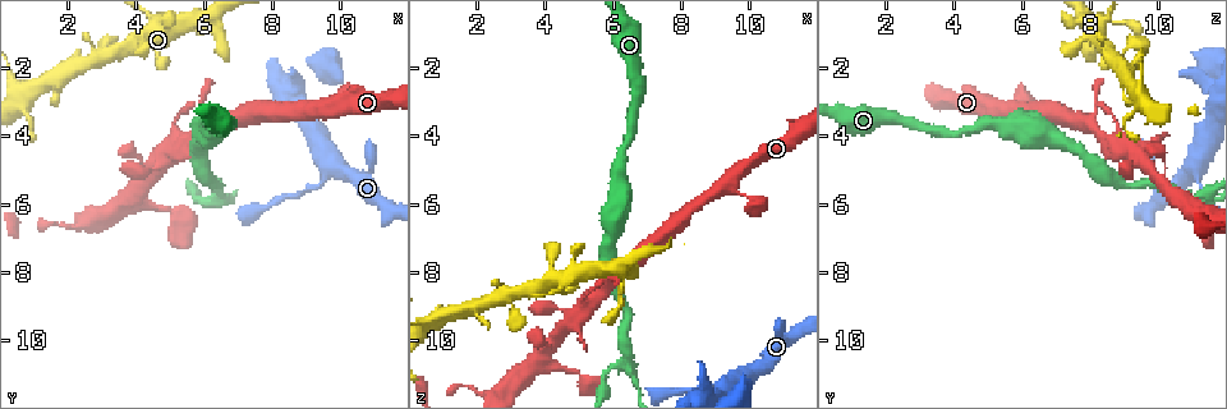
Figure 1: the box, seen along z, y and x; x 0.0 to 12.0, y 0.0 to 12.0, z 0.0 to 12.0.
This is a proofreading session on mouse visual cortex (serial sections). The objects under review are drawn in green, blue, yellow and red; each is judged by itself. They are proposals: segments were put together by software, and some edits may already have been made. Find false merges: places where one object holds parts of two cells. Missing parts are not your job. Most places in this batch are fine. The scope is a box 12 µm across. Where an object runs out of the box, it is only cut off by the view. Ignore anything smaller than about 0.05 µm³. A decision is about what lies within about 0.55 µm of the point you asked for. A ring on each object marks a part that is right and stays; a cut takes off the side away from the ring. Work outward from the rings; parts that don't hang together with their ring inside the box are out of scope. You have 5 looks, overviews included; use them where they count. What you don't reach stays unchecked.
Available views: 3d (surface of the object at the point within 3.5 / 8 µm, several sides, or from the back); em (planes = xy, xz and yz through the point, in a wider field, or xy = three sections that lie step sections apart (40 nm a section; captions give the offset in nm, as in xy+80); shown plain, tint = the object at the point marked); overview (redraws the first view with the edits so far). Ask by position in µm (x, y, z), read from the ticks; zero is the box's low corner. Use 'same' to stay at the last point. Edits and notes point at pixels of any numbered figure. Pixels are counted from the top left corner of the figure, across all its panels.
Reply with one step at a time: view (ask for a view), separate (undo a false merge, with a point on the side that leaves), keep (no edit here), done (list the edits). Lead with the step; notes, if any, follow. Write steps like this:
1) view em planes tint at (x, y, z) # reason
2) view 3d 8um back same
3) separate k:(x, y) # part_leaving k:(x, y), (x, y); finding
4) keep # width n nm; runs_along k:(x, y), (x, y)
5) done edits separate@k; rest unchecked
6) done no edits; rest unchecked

view 3d 8um back at (8.7, 2.5, 11.3) # abrupt turn

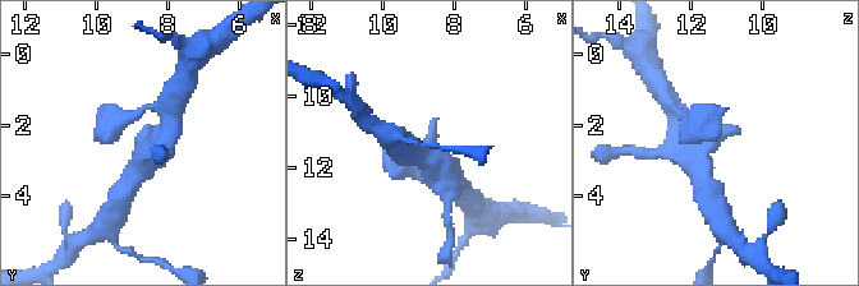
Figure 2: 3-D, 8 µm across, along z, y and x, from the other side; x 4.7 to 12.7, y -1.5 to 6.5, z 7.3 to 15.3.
view em xy step 3 tint at (8.8, 2.5, 11.4) # shape alone is not enough

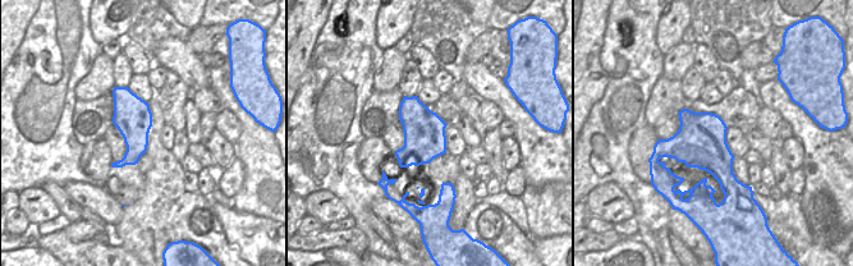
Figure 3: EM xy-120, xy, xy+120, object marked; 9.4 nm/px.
keep # width 400 nm; runs_along 2:(693, 162), (726, 129), (740, 133); continuous, no second cell

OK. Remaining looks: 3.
view 3d 8um at (6.3, 5.9, 10.7) # arms part here

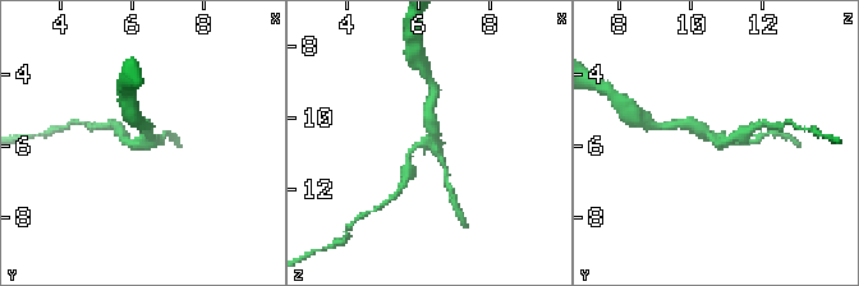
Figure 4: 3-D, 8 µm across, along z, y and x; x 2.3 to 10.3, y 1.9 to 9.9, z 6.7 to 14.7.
view 3d 3.5um back at (6.4, 5.8, 10.8) # closer look

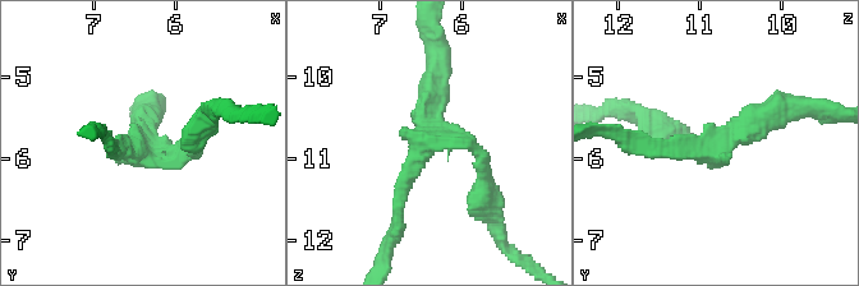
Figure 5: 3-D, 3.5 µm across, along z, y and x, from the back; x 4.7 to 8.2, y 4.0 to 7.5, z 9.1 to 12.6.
view em planes tint at (6.40, 5.90, 10.75) # arms 3; arm_widths 150, 200, 300 nm

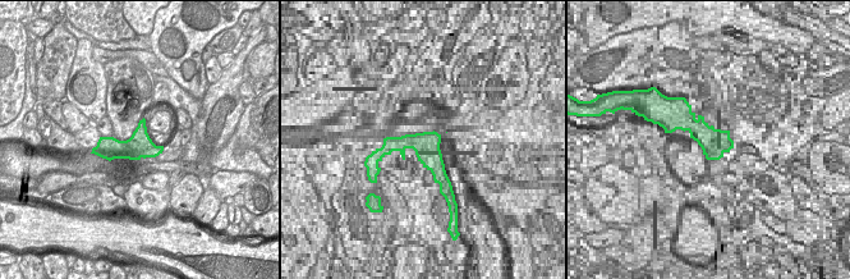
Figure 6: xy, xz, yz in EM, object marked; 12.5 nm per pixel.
separate 5:(421, 162) # part_leaving 5:(428, 121), (479, 153), (487, 199); two cells meet here

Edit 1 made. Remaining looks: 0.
done edits separate@5; rest unchecked

